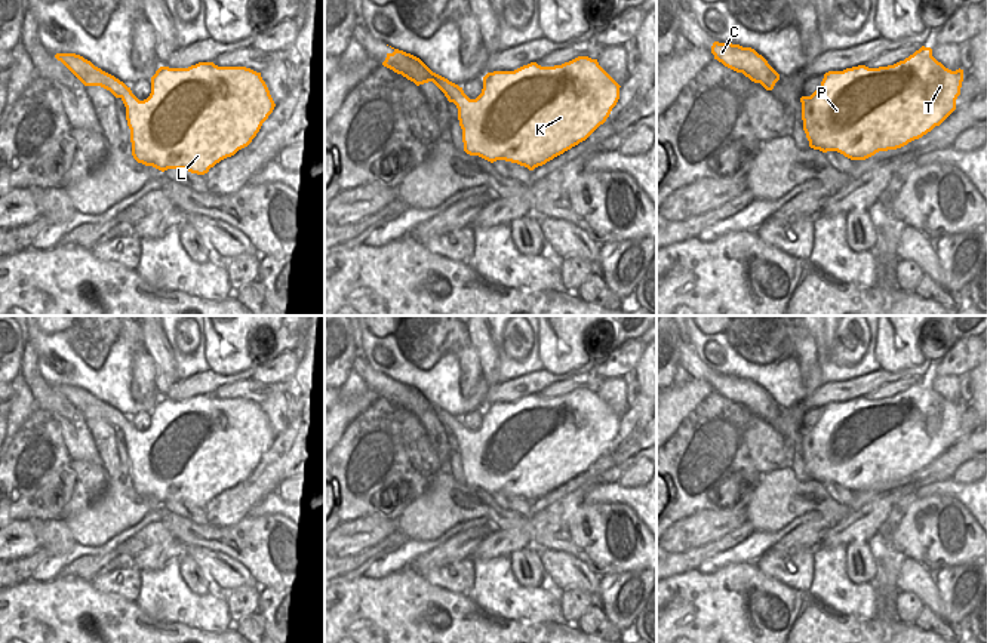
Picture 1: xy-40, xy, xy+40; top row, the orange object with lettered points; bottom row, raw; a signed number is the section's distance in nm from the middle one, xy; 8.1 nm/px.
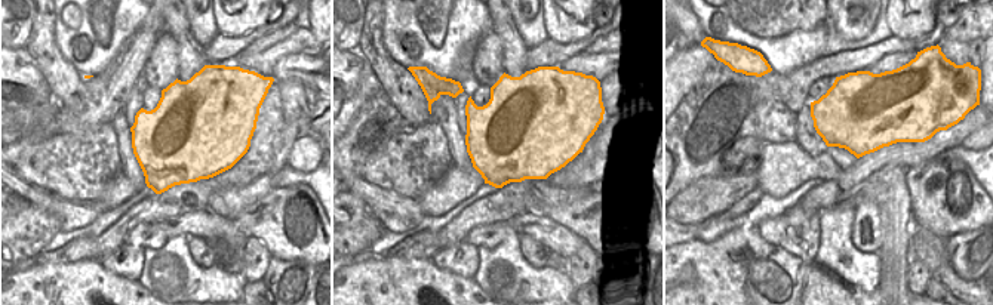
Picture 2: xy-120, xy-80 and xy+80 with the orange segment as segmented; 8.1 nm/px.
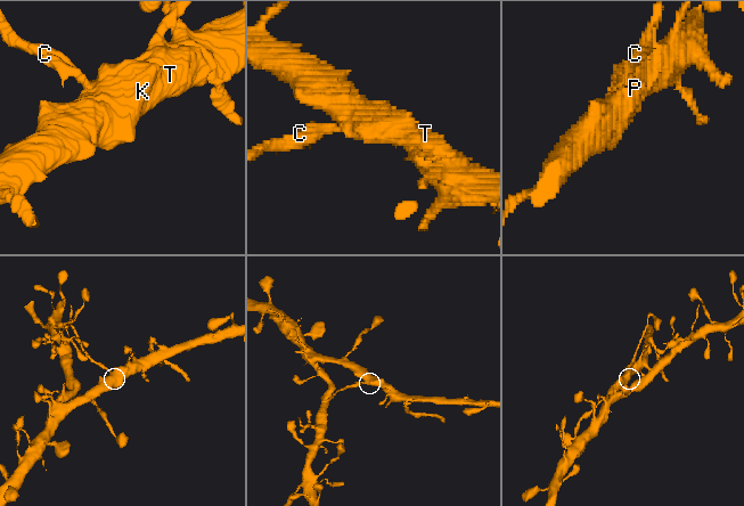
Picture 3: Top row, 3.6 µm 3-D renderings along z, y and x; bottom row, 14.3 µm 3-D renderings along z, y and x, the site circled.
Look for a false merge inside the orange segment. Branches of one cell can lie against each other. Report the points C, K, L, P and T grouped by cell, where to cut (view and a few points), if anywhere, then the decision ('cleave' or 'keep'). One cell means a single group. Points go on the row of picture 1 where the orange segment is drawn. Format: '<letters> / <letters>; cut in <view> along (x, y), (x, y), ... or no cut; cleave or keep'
C / K L P T; cut in xy along (460, 88), (460, 92), (451, 101); cleave

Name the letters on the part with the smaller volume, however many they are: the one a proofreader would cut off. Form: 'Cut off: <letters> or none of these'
Cut off: C

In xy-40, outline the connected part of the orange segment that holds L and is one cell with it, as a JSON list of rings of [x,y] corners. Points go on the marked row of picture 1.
[[[199,62],[188,68],[160,67],[151,77],[151,93],[139,101],[127,87],[122,99],[130,129],[132,156],[162,172],[185,169],[205,175],[221,160],[247,147],[276,104],[261,73],[246,67]]]

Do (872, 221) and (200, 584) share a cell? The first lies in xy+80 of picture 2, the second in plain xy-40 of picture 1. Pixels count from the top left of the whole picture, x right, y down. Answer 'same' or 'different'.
same

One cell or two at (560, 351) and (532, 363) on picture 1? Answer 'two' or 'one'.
two

